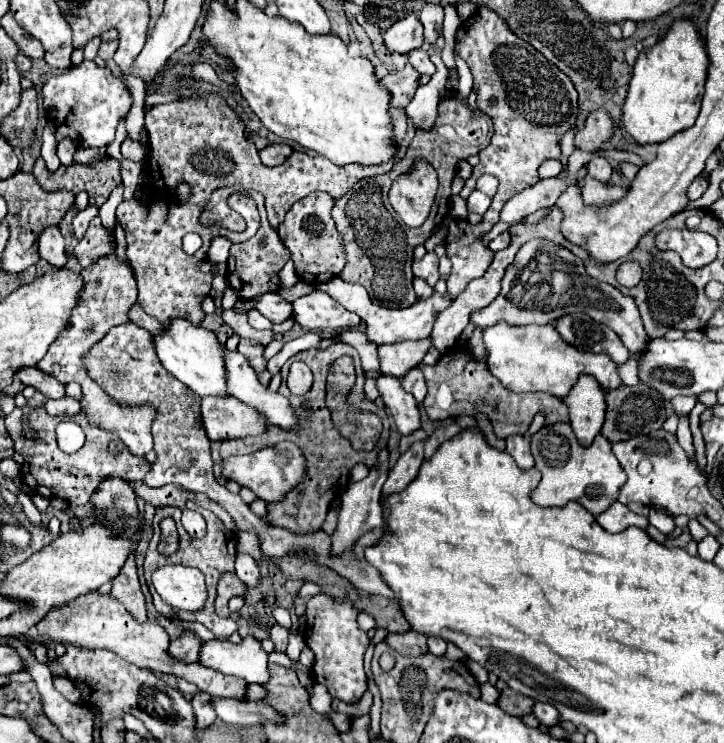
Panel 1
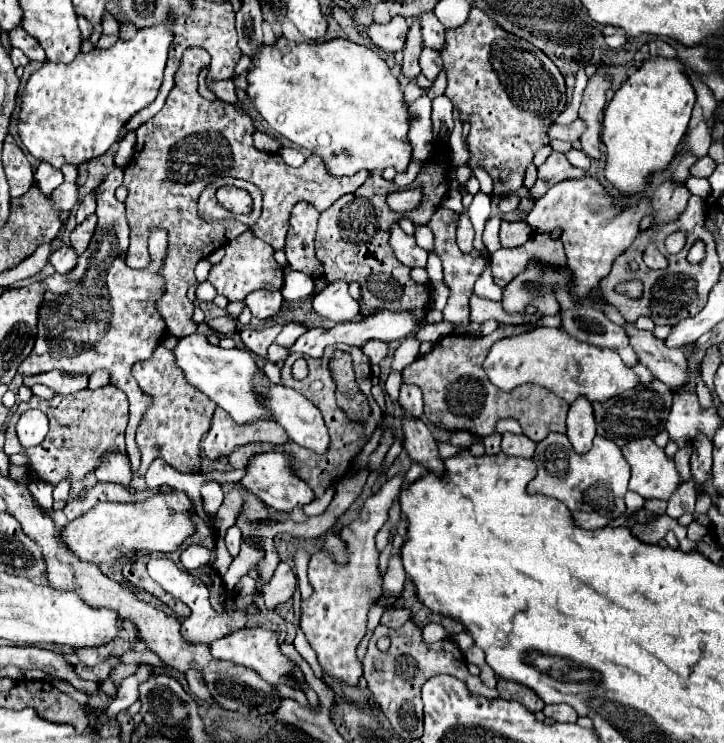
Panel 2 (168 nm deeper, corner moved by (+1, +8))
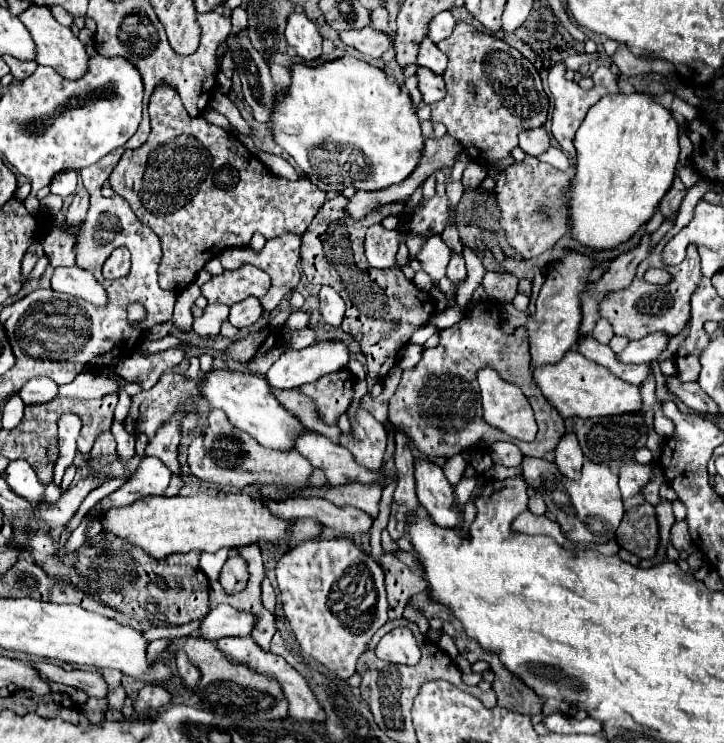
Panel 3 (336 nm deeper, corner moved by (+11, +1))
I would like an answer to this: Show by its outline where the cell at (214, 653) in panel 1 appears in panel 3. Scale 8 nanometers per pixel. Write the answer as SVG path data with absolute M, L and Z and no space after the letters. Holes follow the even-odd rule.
M227 637L227 639L219 639L217 641L217 647L221 647L221 653L225 653L225 657L233 659L233 663L241 663L241 665L247 665L251 671L257 671L273 681L277 681L281 685L281 691L285 695L285 699L289 701L289 717L295 719L295 721L307 721L311 723L313 721L325 721L325 713L323 713L323 707L317 703L313 691L309 689L307 681L279 655L273 655L269 651L263 651L251 637Z

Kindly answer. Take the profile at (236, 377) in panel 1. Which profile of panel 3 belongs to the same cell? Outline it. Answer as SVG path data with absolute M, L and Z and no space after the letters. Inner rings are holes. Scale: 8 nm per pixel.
M305 427L305 431L301 431L295 449L309 459L313 467L321 467L325 471L329 485L341 485L349 481L373 483L379 479L379 471L367 471L365 467L357 465L345 447L333 445L331 439L325 435L321 437L321 433L313 429Z

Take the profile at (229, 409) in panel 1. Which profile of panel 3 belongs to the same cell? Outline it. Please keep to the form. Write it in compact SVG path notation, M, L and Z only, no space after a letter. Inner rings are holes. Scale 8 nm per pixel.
M213 409L209 413L199 445L197 445L197 451L189 451L189 467L197 479L219 485L219 487L229 485L229 487L243 489L251 485L261 495L273 497L273 499L285 499L285 495L277 493L279 487L297 487L297 489L305 487L313 469L309 461L295 449L293 451L265 449L247 433L235 431L229 425L225 413L219 409Z

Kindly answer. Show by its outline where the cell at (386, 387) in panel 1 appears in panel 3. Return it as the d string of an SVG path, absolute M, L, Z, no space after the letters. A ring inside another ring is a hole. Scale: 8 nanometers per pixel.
M415 459L417 499L433 515L433 521L441 527L457 527L461 523L459 511L453 507L455 493L443 469L429 459Z

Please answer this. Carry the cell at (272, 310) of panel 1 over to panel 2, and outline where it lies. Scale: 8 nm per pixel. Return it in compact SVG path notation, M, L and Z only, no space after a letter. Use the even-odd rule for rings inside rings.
M253 290L247 298L245 298L245 306L251 310L251 314L255 318L271 318L279 312L283 304L283 296L281 292L267 292L267 290Z

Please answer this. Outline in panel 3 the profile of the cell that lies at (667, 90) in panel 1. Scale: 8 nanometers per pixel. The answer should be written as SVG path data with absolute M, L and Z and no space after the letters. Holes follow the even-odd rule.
M613 93L587 113L575 135L577 175L571 183L569 217L575 239L591 249L625 243L647 223L671 187L679 159L677 121L647 93Z

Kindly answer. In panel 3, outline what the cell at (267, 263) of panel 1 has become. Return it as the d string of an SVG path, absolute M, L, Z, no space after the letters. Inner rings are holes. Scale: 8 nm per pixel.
M243 263L239 269L223 271L221 275L211 277L201 287L201 295L209 301L209 305L223 303L231 307L233 303L239 303L249 295L261 299L269 291L269 283L271 279L269 275L265 275L265 271L249 263Z

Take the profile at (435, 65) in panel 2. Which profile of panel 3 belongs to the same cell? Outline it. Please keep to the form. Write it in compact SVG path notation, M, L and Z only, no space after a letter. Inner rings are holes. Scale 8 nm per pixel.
M417 67L415 71L419 79L419 91L427 105L445 97L445 81L441 75L433 75L433 71L425 71L425 67Z

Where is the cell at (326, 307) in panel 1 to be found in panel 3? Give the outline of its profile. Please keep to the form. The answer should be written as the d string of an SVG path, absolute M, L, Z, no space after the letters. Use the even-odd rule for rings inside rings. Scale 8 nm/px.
M321 287L319 313L327 325L333 325L333 327L341 325L345 315L345 301L341 299L341 295L337 295L337 291L333 291L333 287Z

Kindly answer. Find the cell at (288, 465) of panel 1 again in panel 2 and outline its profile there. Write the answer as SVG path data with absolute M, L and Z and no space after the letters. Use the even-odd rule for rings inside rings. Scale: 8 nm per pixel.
M267 452L267 454L255 456L251 460L251 464L247 466L247 474L241 480L241 486L245 486L255 496L259 496L267 506L277 508L281 512L291 512L293 508L297 508L297 506L301 508L315 500L313 490L303 480L293 476L293 472L289 468L289 456L279 454L279 452Z

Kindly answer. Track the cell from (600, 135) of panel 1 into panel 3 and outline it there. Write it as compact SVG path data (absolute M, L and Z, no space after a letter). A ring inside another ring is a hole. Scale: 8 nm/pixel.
M537 127L537 129L529 129L529 131L523 131L519 135L519 147L529 153L529 155L541 155L549 149L551 145L551 139L549 139L549 131L545 127Z

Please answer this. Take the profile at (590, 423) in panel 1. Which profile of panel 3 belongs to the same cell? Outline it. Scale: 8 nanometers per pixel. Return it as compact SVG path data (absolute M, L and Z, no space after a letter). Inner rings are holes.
M565 433L555 447L555 463L559 471L569 479L579 479L583 465L583 451L577 443L577 435Z

